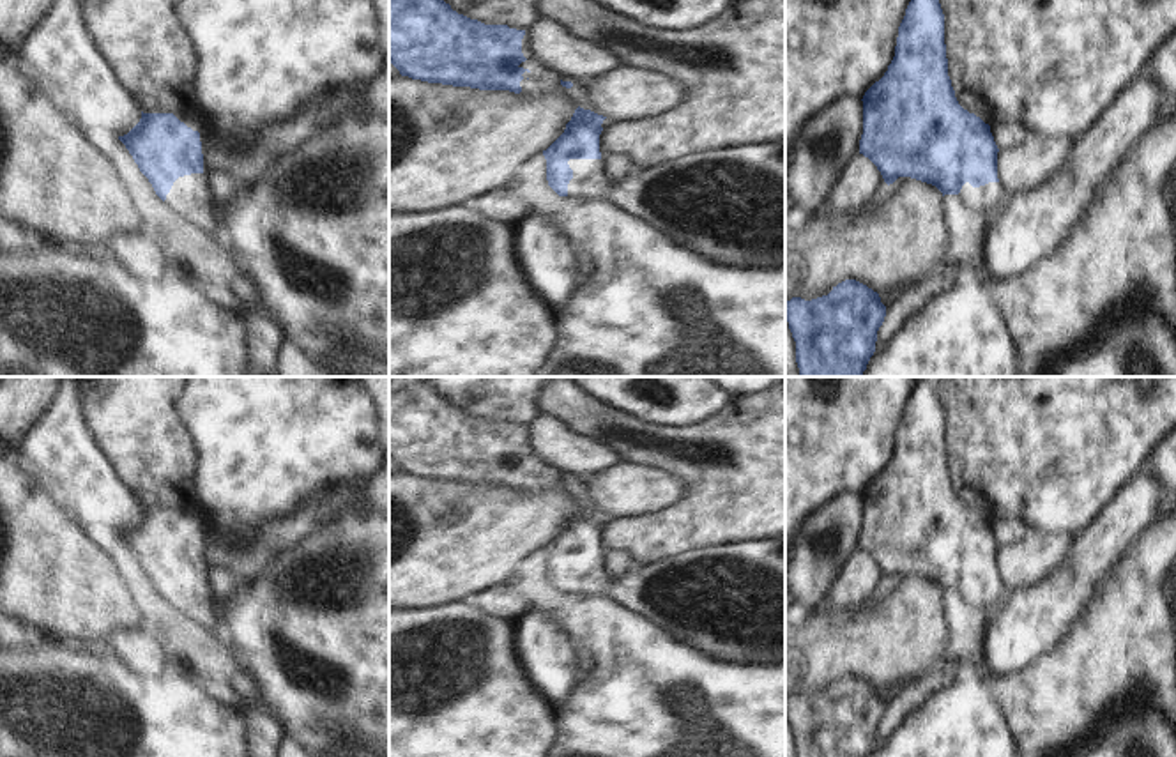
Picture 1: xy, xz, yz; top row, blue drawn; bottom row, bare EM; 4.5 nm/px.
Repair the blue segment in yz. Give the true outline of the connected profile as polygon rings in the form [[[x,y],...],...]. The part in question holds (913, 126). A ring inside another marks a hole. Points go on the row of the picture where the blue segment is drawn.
[[[939,0],[909,2],[898,27],[895,57],[884,76],[865,92],[861,101],[863,134],[859,140],[859,154],[877,166],[888,186],[898,177],[911,177],[935,186],[943,196],[958,195],[969,210],[983,214],[1004,198],[1006,191],[997,179],[999,149],[990,133],[990,126],[958,104],[948,76],[944,14]]]

